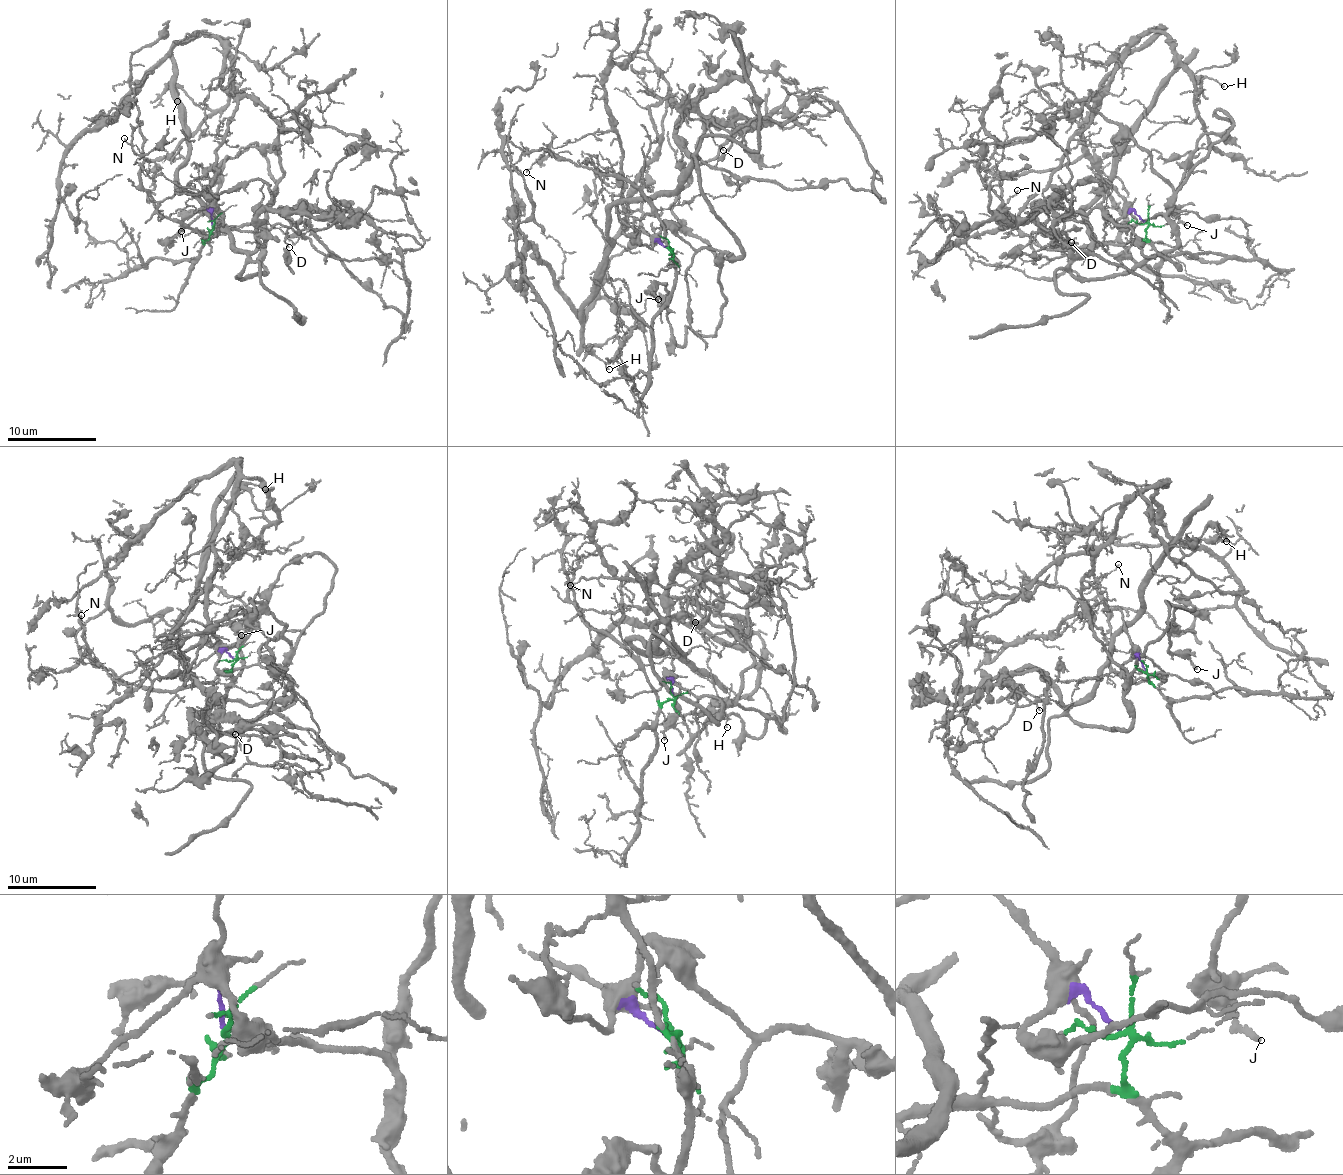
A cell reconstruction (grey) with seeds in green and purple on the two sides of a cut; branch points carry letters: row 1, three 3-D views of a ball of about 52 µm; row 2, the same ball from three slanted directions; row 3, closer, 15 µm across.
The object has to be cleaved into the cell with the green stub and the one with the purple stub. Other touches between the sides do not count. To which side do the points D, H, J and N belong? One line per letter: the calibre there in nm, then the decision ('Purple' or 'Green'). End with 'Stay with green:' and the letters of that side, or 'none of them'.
D: Thickness 110 nm. Purple
H: Thickness 110 nm. Purple
J: Thickness 200 nm. Purple
N: Thickness 100 nm. Green
Stay with green: N

